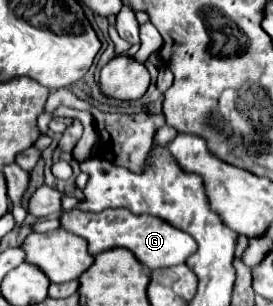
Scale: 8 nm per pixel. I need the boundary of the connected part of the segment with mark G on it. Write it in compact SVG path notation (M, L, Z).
M109 208L103 212L83 212L83 210L65 210L59 216L61 228L65 228L71 234L77 234L87 240L89 254L97 256L99 252L111 250L111 248L127 248L135 254L135 258L145 264L149 270L167 268L175 264L183 264L187 256L195 252L195 240L185 234L183 230L171 226L167 220L149 216L149 214L133 214L127 208Z

